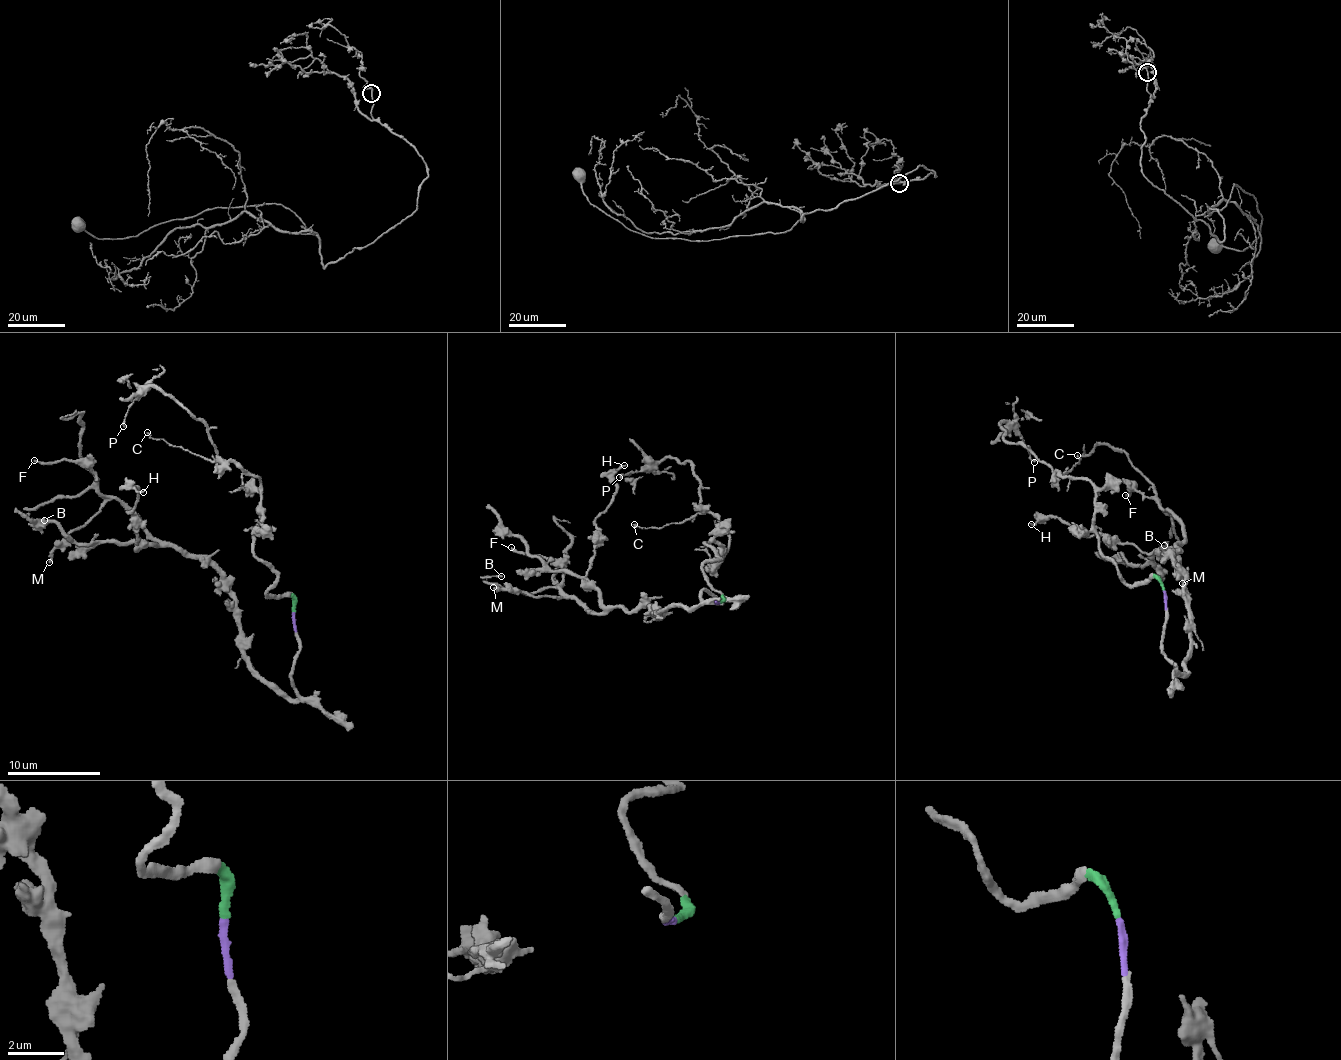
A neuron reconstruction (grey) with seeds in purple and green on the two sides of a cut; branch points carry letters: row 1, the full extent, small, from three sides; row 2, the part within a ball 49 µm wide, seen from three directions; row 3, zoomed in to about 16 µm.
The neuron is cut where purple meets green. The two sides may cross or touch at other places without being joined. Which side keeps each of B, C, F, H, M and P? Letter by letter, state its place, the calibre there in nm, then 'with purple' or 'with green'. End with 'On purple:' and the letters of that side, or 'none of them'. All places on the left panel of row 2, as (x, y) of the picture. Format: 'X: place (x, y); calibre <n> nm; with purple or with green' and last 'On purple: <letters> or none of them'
B: place (44, 520); calibre 130 nm; with purple
C: place (147, 432); calibre 140 nm; with green
F: place (34, 460); calibre 190 nm; with purple
H: place (143, 492); calibre 170 nm; with purple
M: place (49, 562); calibre 200 nm; with purple
P: place (123, 426); calibre 150 nm; with green
On purple: B, F, H, M

